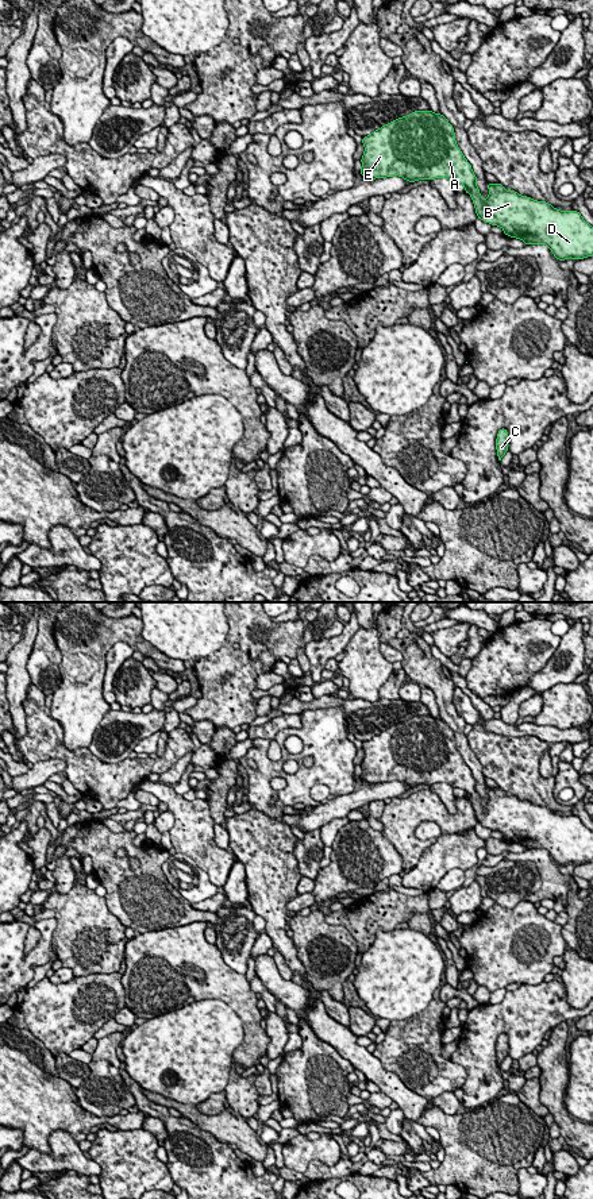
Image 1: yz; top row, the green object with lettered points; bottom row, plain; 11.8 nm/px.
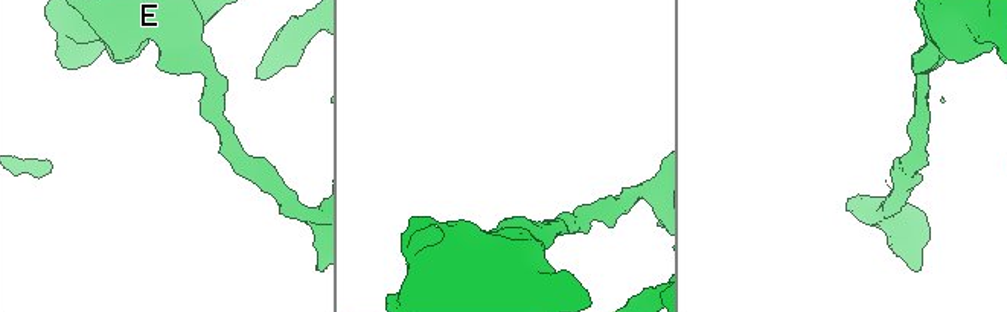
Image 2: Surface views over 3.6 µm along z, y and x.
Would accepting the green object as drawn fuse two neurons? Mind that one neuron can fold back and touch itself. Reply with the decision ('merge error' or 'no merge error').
merge error

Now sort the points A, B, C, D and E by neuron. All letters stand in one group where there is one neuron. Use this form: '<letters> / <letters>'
A B D E / C

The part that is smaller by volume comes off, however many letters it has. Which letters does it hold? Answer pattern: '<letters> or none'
C

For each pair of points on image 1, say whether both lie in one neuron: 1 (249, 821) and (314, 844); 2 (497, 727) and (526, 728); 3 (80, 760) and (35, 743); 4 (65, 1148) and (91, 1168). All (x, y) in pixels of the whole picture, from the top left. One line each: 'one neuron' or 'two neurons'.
1: two neurons
2: one neuron
3: one neuron
4: one neuron

